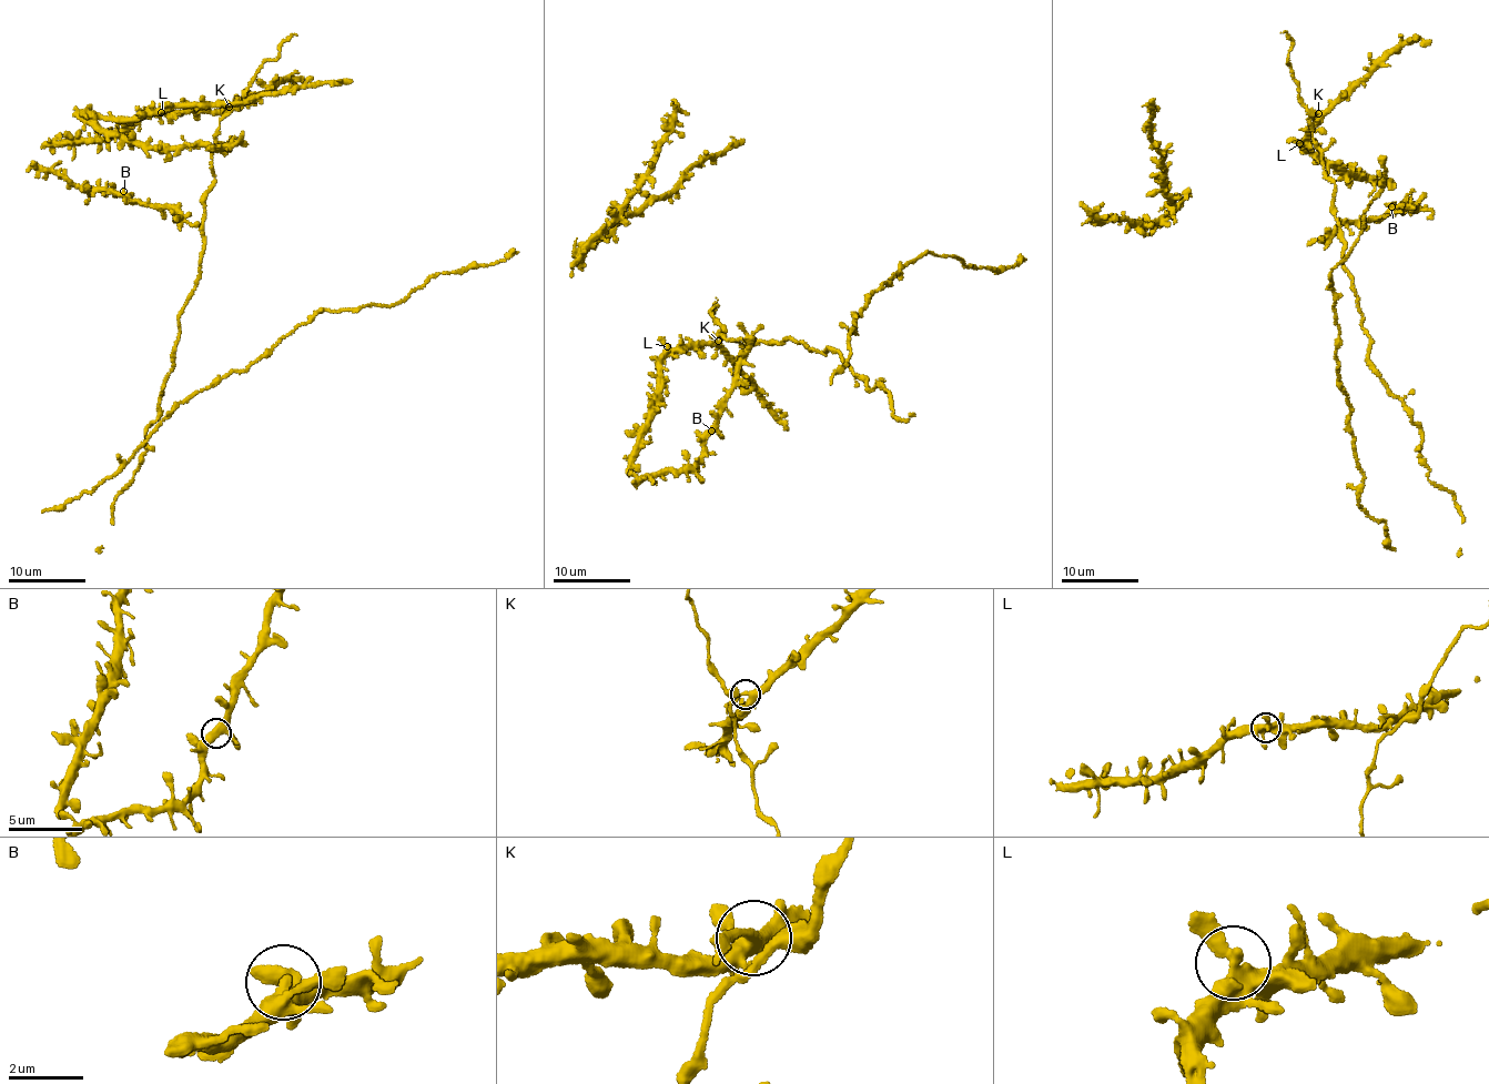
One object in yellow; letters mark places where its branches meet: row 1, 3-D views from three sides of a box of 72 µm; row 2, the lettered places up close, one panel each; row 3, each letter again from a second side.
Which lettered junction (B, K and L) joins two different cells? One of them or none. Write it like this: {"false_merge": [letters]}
{"false_merge": []}

